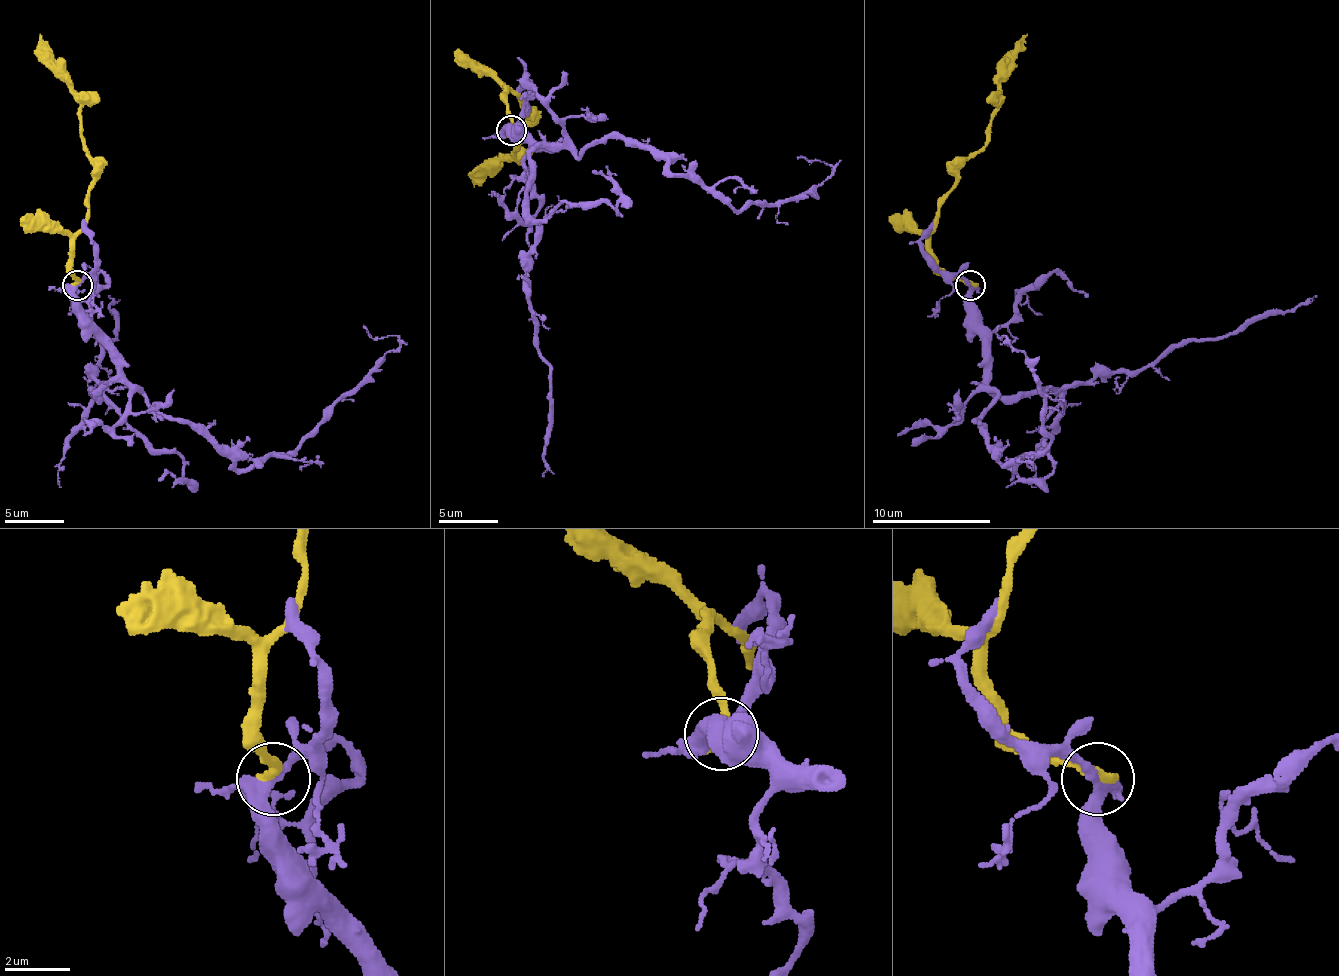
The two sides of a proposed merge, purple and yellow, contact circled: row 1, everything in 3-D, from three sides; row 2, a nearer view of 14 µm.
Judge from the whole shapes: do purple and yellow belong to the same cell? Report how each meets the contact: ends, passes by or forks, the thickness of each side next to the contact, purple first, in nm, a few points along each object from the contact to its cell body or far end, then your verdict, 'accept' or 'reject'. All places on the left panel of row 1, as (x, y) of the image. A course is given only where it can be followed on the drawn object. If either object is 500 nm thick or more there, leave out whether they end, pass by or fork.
purple forks there; yellow ends there; 320 nm thick on the purple side, 400 nm on the other; purple runs (76, 284), (76, 308), (118, 370), (165, 415), (192, 421), (237, 468), (287, 456), (400, 343), (364, 326); yellow runs (76, 284), (73, 237), (85, 222), (94, 171), (85, 144), (79, 94), (64, 67), (40, 43), (40, 35); reject

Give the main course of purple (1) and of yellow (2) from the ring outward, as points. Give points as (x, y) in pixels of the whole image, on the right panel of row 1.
1: (970, 284), (996, 400), (978, 430), (1011, 468), (1038, 456), (1050, 433), (1032, 361), (999, 326)
2: (970, 284), (946, 275), (931, 237), (955, 171), (984, 144), (1002, 67), (1026, 35)

